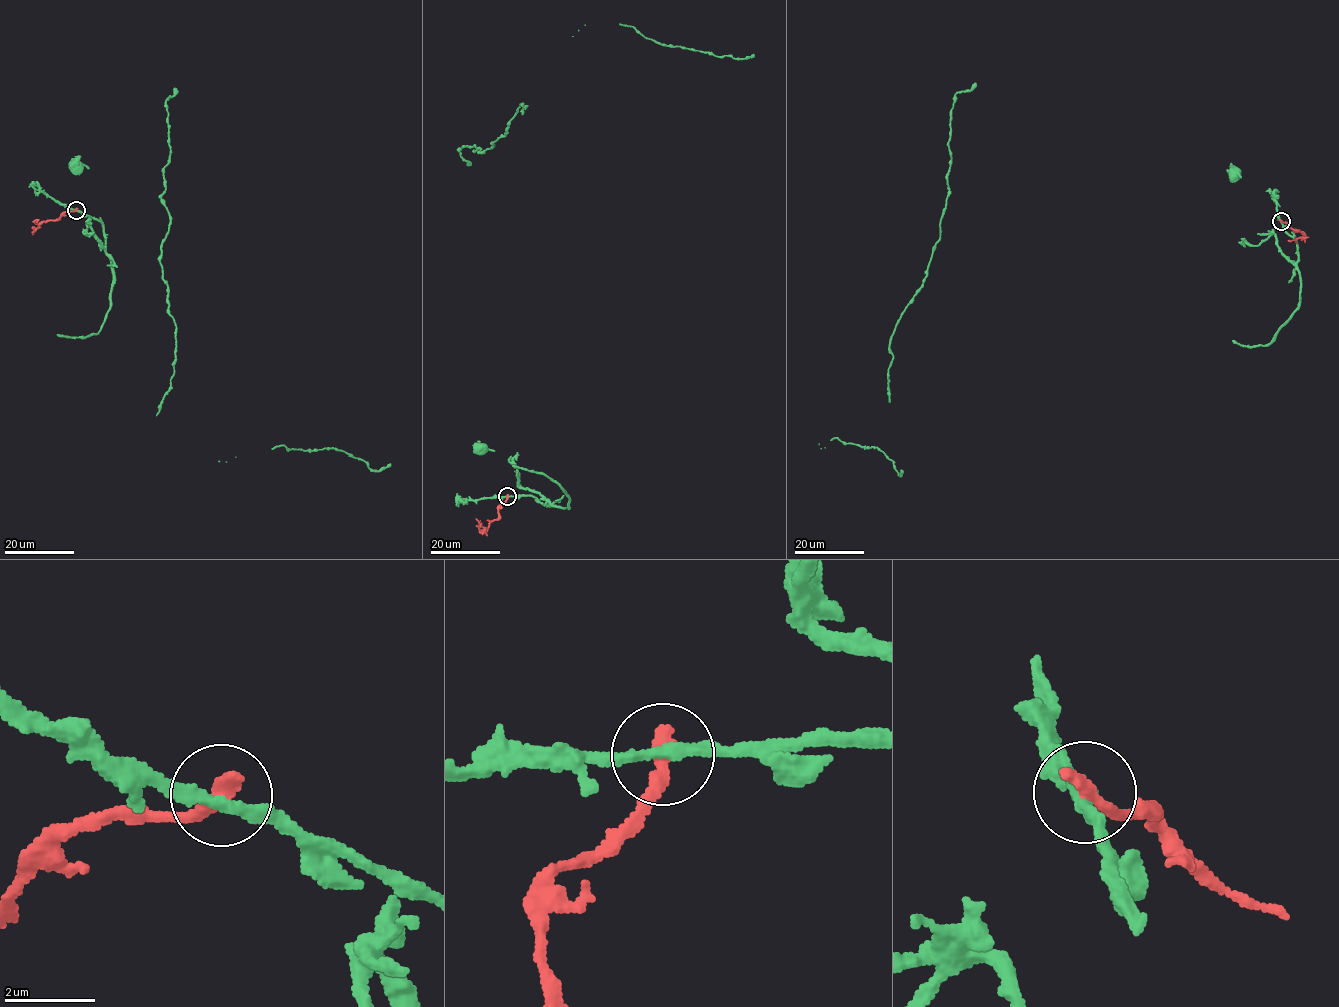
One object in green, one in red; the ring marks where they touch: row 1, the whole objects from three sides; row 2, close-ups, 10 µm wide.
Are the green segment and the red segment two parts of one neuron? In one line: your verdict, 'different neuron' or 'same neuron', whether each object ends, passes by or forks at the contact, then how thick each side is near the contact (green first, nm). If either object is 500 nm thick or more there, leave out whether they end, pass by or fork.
different neuron; green passes by; red ends there; 240 nm thick on the green side, 360 nm on the other

